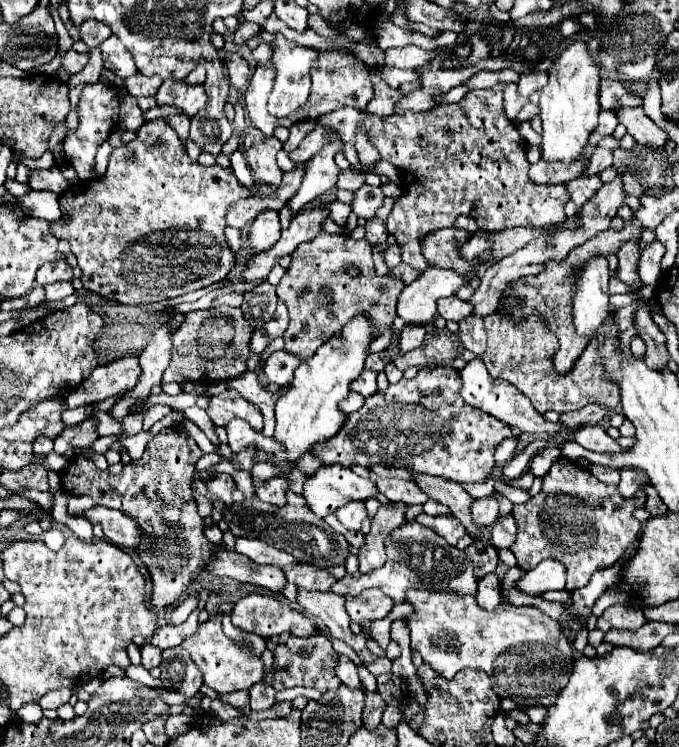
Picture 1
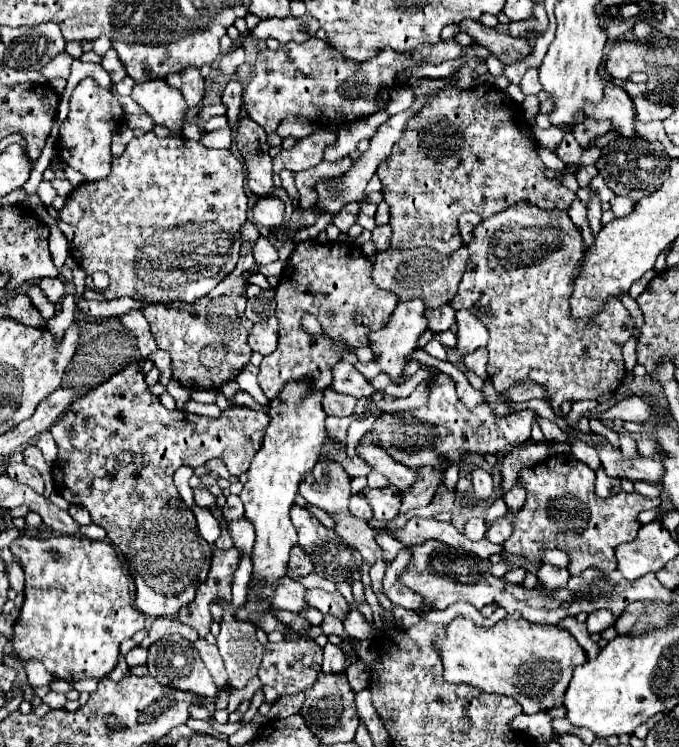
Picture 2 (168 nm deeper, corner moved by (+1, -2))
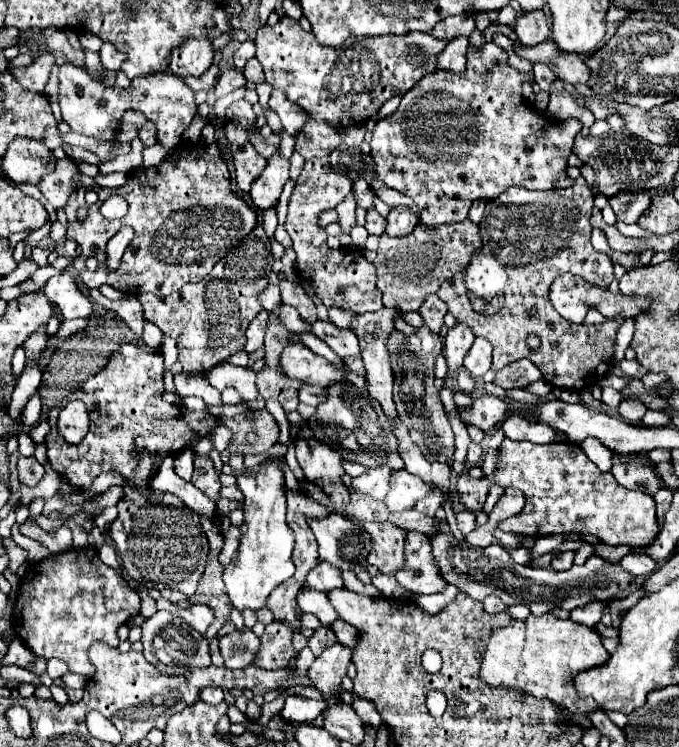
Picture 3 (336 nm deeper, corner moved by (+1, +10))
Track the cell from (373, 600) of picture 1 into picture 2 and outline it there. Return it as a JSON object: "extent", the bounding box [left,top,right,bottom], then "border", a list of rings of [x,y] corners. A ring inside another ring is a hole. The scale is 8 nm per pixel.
{"extent":[382,548,420,610],"border":[[[404,548],[398,558],[386,568],[386,574],[384,574],[384,580],[382,580],[382,592],[386,594],[386,598],[396,604],[396,606],[402,606],[402,608],[410,608],[414,610],[416,604],[420,604],[420,596],[416,596],[416,592],[412,592],[410,588],[404,588],[396,576],[404,570],[404,564],[408,564],[408,550]]]}

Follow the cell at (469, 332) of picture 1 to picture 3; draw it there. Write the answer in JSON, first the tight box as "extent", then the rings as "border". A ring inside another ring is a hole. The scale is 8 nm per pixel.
{"extent":[464,338,492,376],"border":[[[476,338],[468,356],[464,358],[464,368],[474,376],[484,376],[490,370],[492,362],[492,346],[486,338]]]}

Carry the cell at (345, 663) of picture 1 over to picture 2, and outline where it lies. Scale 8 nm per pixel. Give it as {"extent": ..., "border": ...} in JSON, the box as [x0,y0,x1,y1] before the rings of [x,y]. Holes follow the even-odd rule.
{"extent":[324,644,344,674],"border":[[[326,644],[324,646],[324,672],[326,674],[342,674],[344,672],[344,654],[338,646]]]}

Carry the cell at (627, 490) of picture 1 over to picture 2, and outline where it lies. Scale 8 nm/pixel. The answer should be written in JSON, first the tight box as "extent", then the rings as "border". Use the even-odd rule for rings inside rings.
{"extent":[596,468,620,498],"border":[[[602,468],[596,472],[596,494],[600,494],[602,498],[610,498],[614,494],[618,494],[620,488],[620,478],[610,478],[606,476],[606,472],[602,472]]]}

